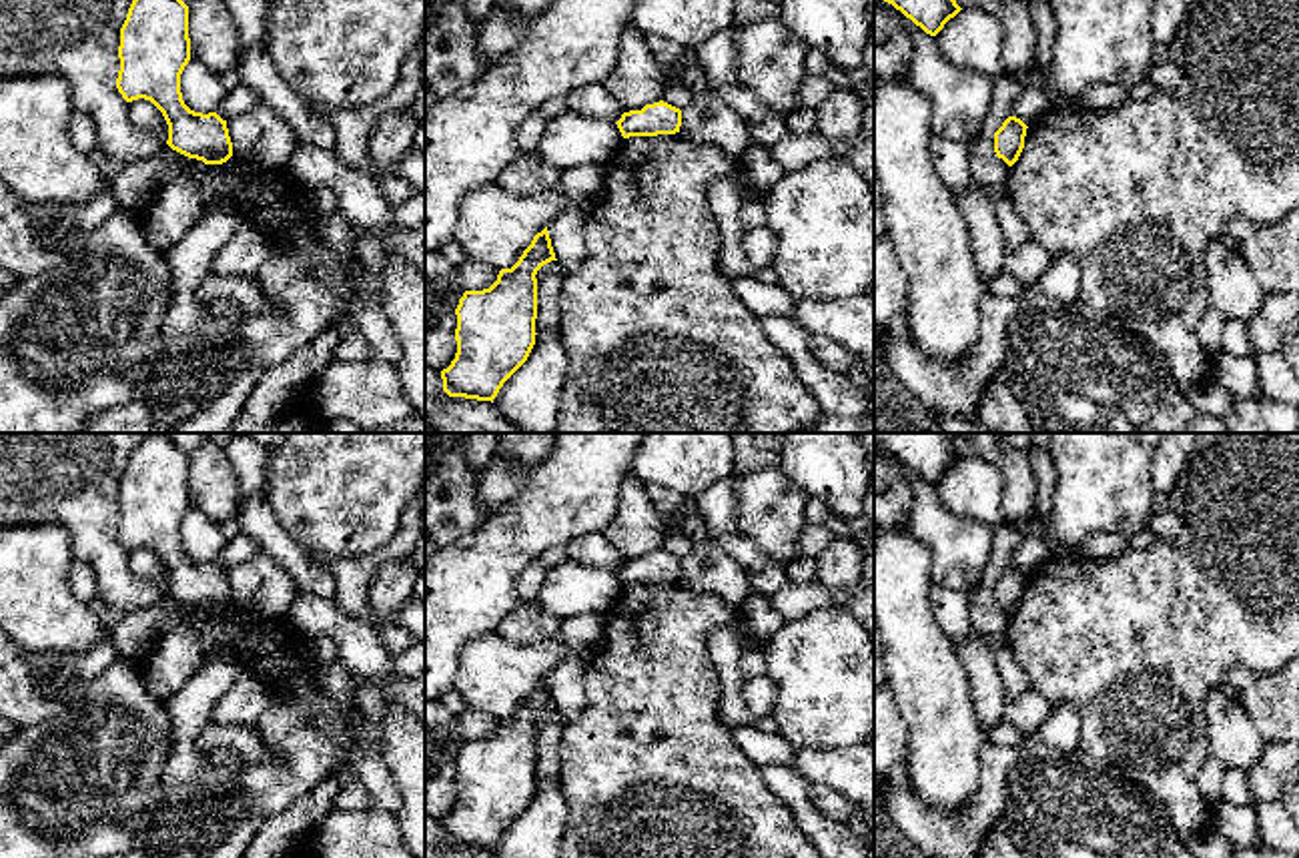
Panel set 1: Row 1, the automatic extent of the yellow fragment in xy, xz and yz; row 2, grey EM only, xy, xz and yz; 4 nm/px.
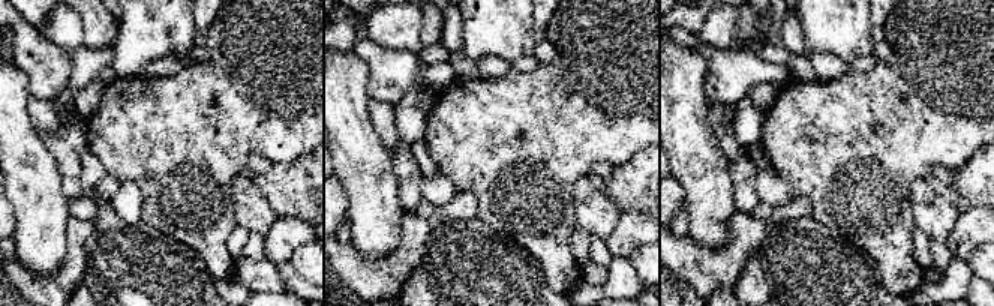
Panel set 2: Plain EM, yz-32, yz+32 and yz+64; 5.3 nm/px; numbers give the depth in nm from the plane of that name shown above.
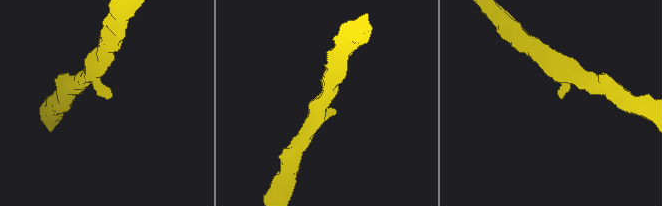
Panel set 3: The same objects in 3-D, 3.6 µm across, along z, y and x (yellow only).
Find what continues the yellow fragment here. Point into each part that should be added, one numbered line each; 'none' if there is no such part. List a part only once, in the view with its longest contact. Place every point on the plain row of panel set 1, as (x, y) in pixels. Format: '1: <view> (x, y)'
none

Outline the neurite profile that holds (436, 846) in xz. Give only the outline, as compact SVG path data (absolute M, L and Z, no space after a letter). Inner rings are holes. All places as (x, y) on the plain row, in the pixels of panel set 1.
M425 814L425 858L497 858L491 850L449 846L443 840L441 820Z

